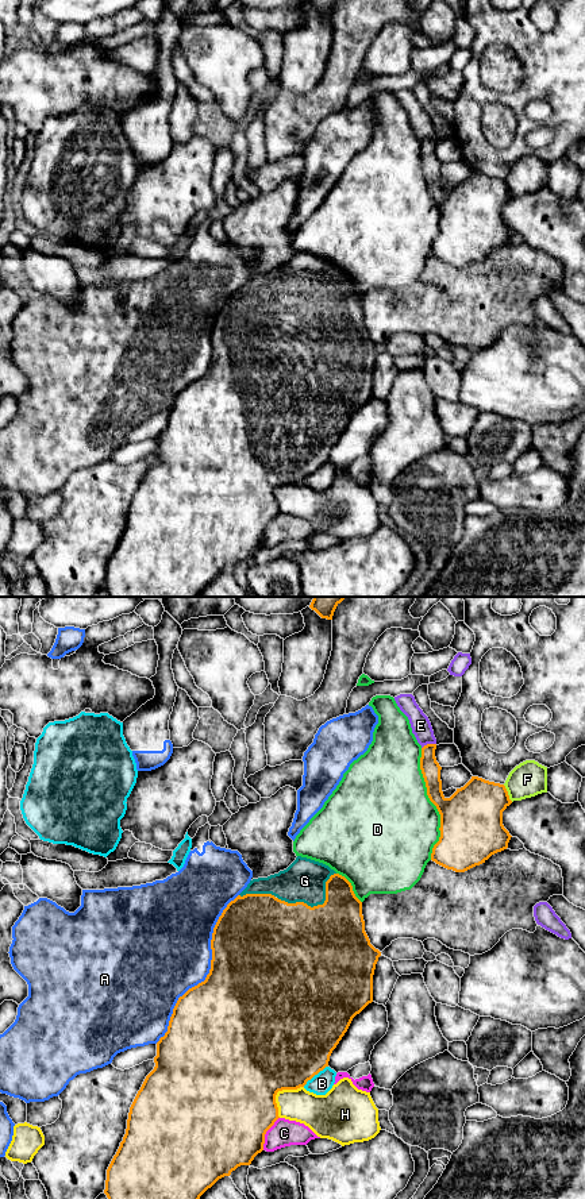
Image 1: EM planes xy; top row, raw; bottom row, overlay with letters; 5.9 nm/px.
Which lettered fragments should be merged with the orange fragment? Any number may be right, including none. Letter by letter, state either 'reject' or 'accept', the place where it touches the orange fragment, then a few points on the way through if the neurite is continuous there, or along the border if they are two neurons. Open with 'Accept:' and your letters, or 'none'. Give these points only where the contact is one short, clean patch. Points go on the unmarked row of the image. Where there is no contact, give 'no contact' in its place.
Accept: G
A: reject; meets orange in xy at (210, 367)
B: reject; meets orange in xy at (315, 469)
C: reject; meets orange in xy at (265, 528)
D: reject; meets orange in xy at (433, 197)
E: reject; meets orange in xy at (428, 139)
F: reject; meets orange in xy at (507, 188)
G: accept; meets orange in xy at (315, 301)
H: reject; meets orange in xy at (277, 486)

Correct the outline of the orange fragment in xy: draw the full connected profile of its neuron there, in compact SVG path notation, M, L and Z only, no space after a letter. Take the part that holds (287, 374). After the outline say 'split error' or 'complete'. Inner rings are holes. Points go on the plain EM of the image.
M297 251L296 255L286 265L280 266L278 269L270 270L268 273L258 273L250 275L247 282L234 296L231 296L227 300L227 302L223 305L222 311L219 312L213 323L211 344L212 344L212 355L211 355L209 369L207 370L204 377L189 383L182 392L178 393L169 416L168 427L157 437L157 451L154 452L155 462L146 471L141 485L138 486L130 502L126 529L107 564L104 589L107 590L109 597L197 597L200 591L208 583L211 583L219 574L224 571L230 571L231 567L240 560L250 560L254 552L263 545L266 527L280 513L278 502L276 498L277 487L282 485L297 485L300 482L304 482L308 475L311 475L315 470L317 470L320 466L328 462L330 451L339 439L339 436L342 435L342 432L345 431L345 428L347 427L353 413L357 409L359 409L369 398L373 397L373 370L378 352L381 351L381 347L370 339L370 335L365 327L362 297L355 292L351 278L345 271L336 269L328 261L307 252Z; split error

